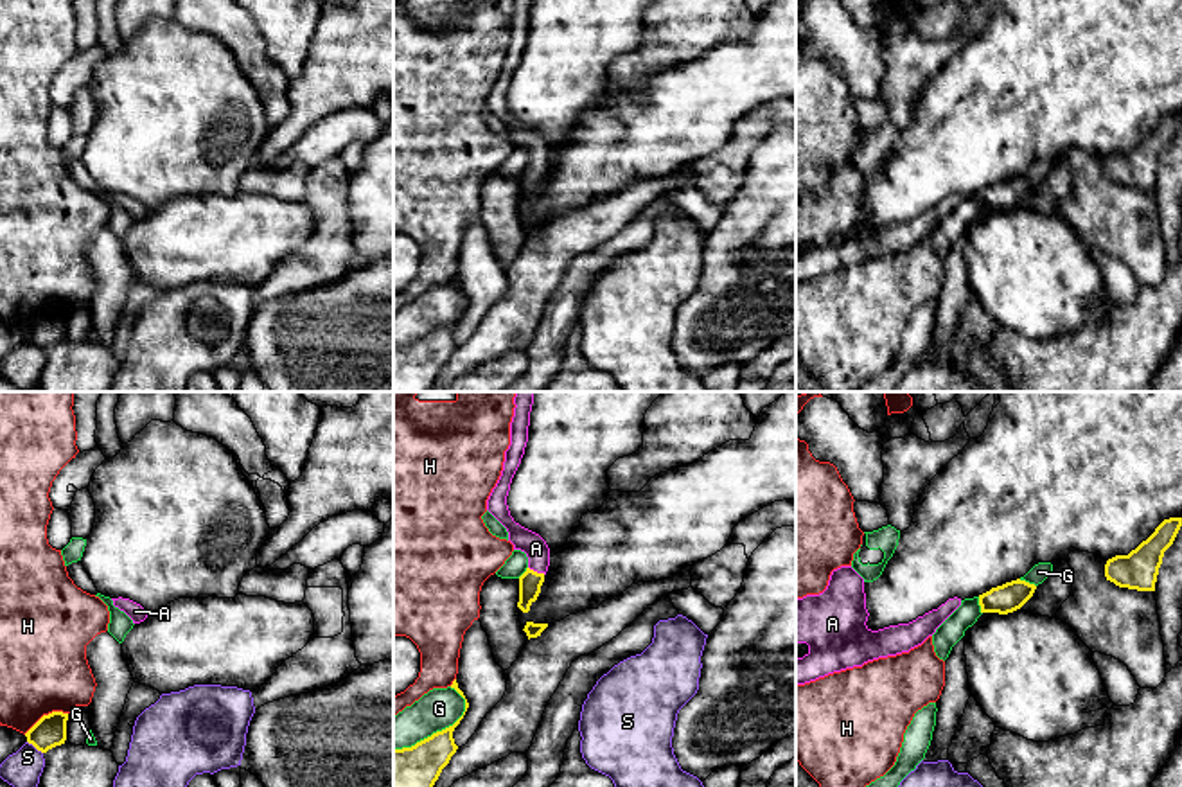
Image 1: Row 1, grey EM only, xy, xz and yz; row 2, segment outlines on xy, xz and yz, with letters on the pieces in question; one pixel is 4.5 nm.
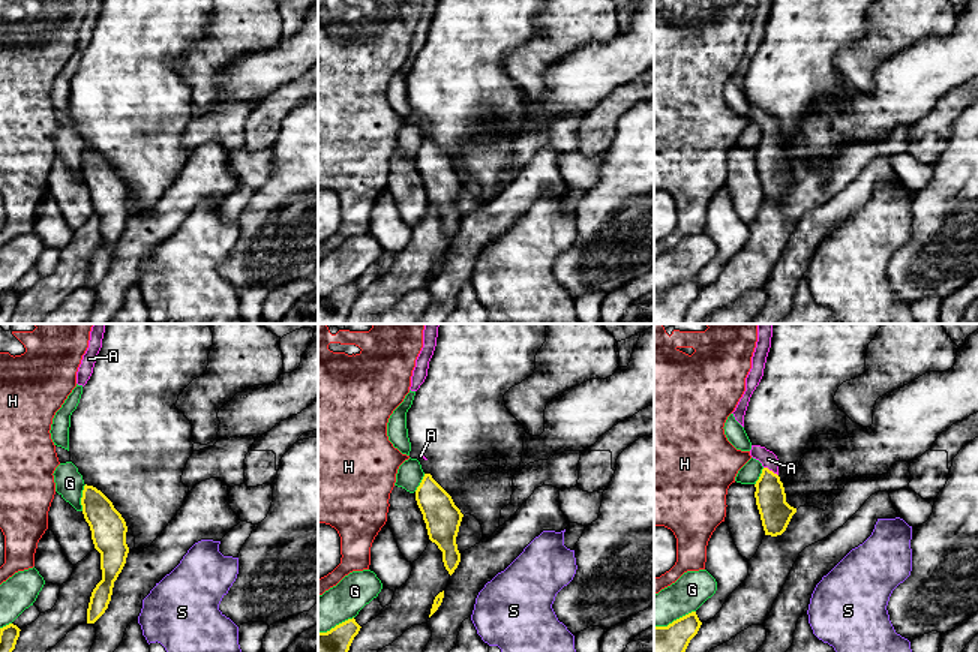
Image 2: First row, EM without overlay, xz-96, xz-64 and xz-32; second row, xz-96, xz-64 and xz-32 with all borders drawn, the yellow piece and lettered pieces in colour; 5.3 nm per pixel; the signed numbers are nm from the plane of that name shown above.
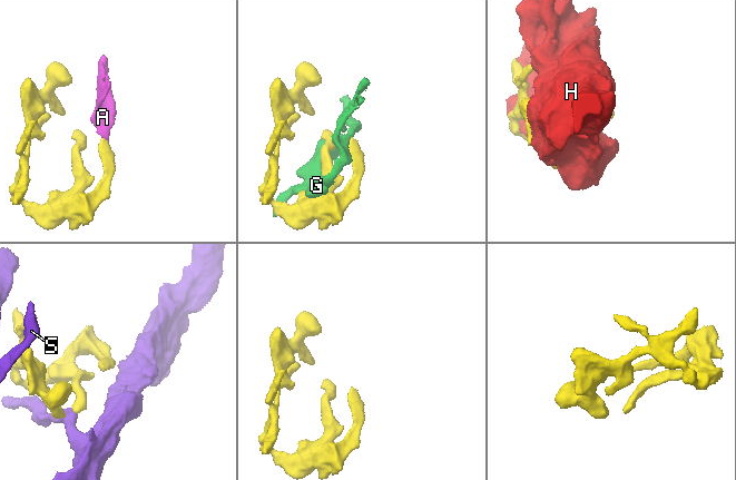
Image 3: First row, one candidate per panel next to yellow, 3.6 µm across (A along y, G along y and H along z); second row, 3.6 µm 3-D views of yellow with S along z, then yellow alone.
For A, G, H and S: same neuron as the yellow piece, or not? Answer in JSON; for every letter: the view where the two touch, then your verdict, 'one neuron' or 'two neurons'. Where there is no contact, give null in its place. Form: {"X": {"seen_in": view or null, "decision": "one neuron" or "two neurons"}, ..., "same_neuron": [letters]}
{"A": {"seen_in": "xz", "decision": "one neuron"}, "G": {"seen_in": "xz", "decision": "two neurons"}, "H": {"seen_in": "xy", "decision": "two neurons"}, "S": {"seen_in": "xy", "decision": "two neurons"}, "same_neuron": ["A"]}

